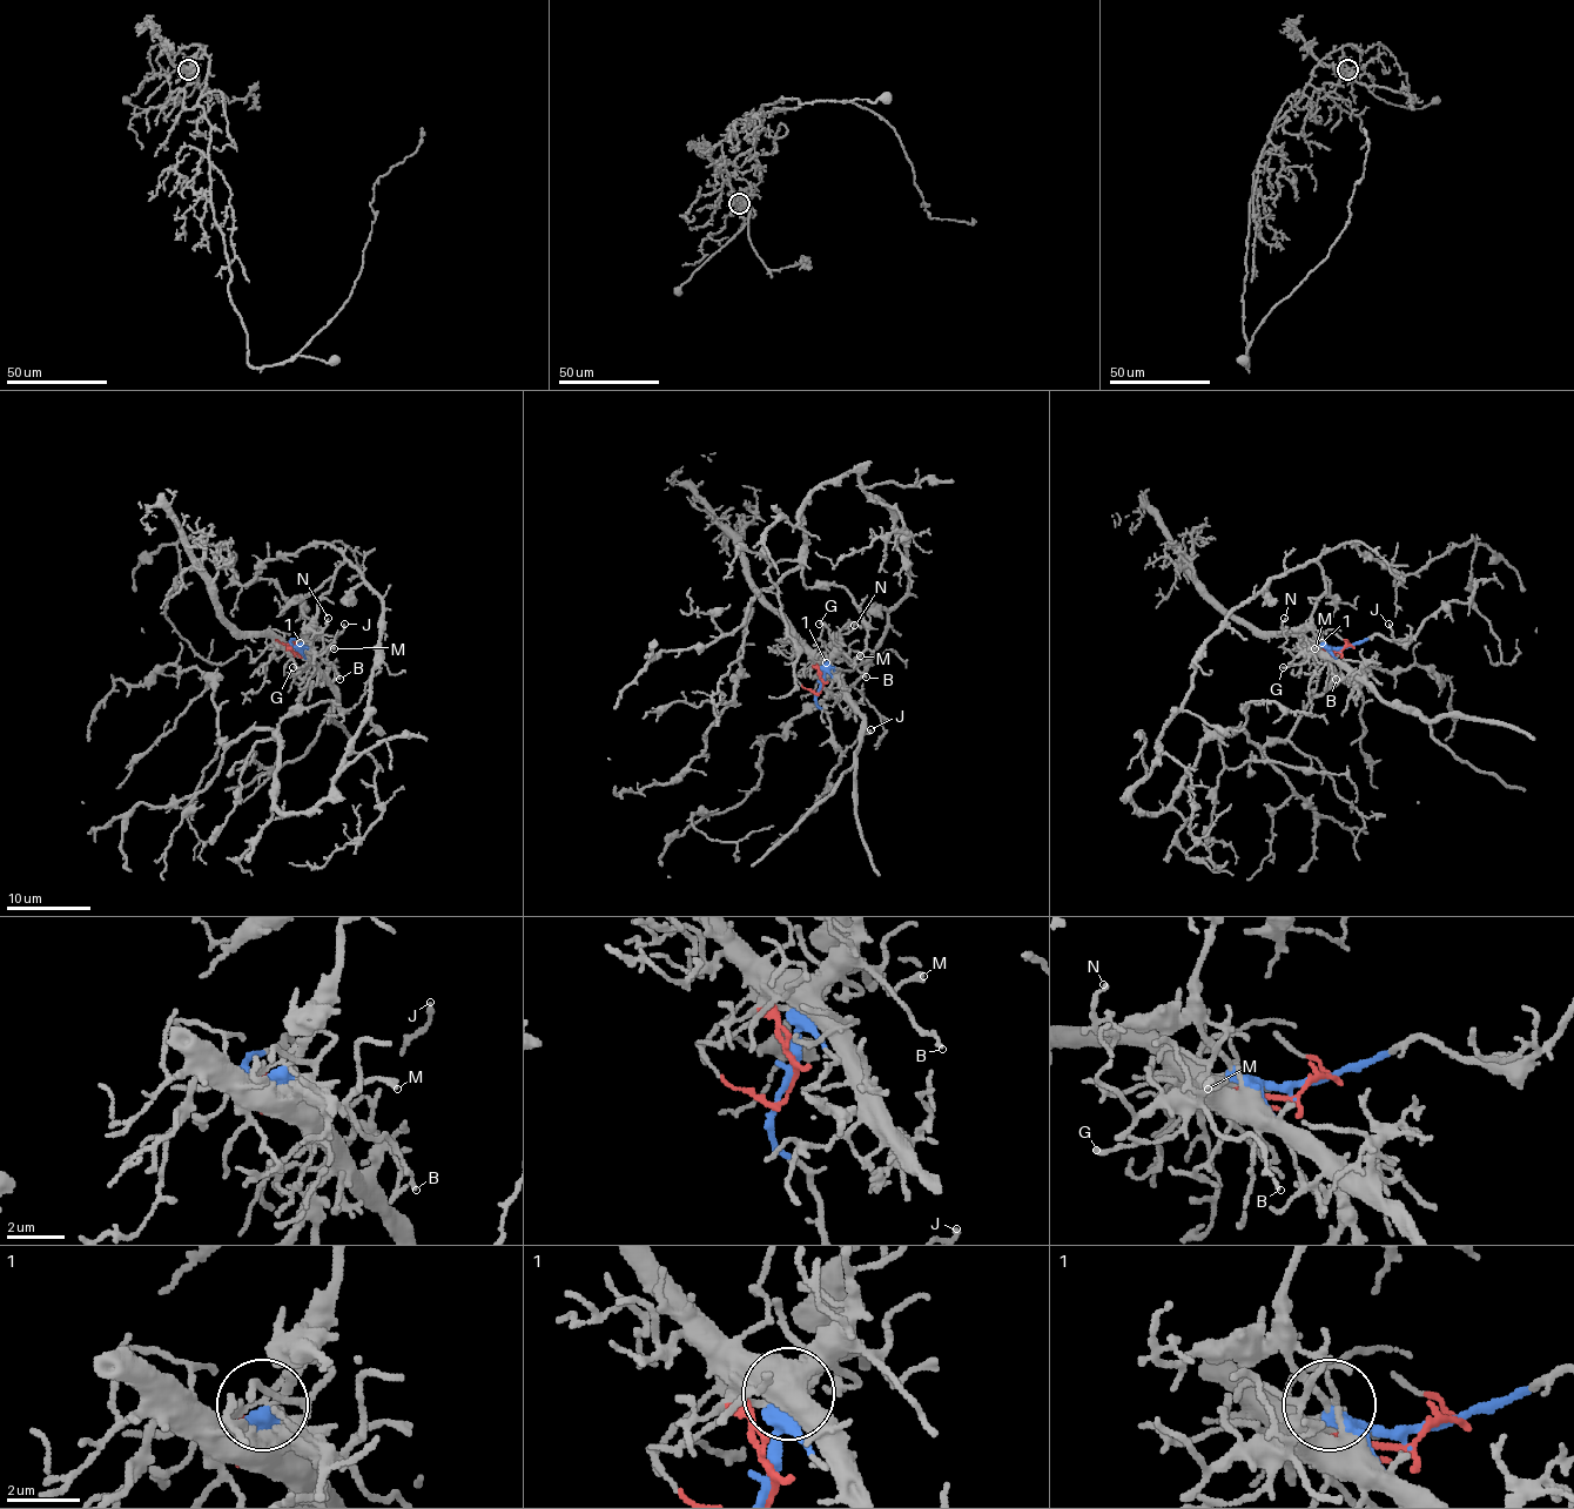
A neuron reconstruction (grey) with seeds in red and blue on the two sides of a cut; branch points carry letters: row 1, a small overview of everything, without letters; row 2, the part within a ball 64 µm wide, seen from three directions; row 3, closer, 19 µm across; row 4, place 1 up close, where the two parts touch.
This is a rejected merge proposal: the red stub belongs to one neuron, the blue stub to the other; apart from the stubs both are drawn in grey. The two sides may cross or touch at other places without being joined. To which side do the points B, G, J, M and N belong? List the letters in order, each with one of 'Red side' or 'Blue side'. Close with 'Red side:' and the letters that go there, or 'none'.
B: Red side
G: Red side
J: Blue side
M: Red side
N: Blue side
Red side: B, G, M

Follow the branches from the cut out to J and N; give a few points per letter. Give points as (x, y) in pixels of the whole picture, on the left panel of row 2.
J: (295, 647), (290, 641), (301, 634), (305, 639), (320, 637), (330, 641), (343, 624)
N: (295, 647), (309, 631), (318, 633), (329, 618)

